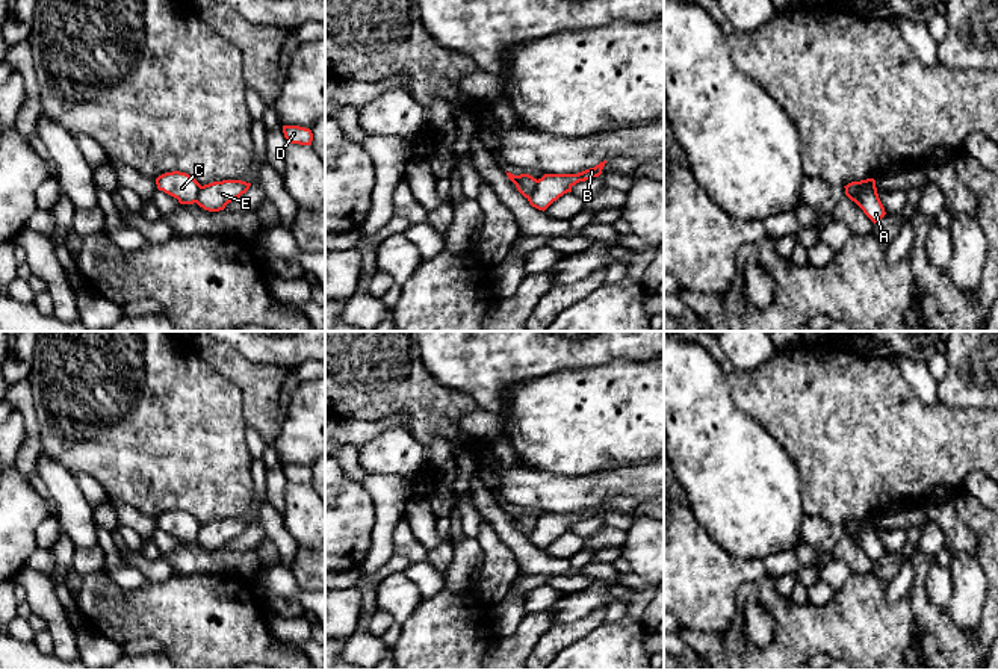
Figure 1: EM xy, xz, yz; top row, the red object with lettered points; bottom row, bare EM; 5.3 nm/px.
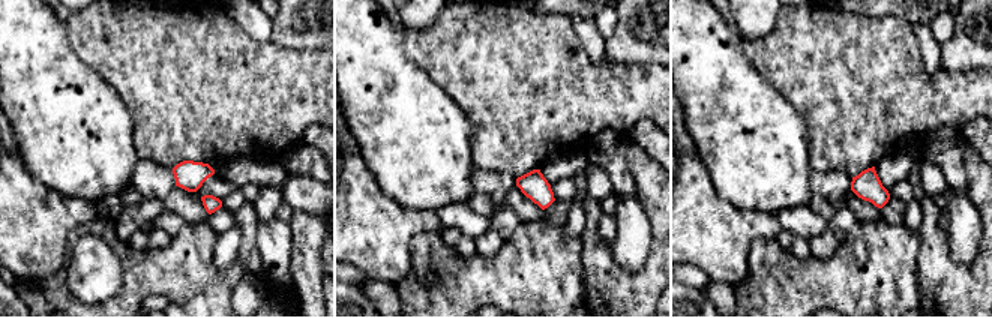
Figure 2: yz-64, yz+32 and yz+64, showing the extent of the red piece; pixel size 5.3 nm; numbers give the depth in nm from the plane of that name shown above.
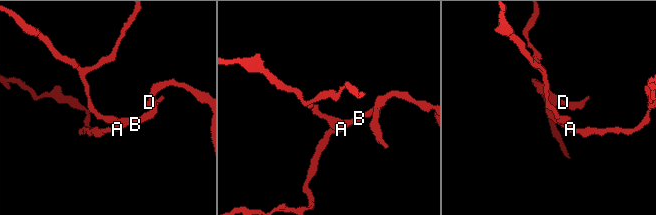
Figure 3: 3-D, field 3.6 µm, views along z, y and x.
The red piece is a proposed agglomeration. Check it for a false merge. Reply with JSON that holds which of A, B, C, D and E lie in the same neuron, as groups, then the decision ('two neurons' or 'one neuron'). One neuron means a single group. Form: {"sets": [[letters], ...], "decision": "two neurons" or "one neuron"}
{"sets": [["A", "B", "D", "E"], ["C"]], "decision": "two neurons"}

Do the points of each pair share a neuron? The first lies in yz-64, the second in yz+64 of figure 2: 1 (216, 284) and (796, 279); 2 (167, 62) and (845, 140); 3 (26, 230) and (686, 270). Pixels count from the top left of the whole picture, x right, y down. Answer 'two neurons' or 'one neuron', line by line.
1: one neuron
2: one neuron
3: two neurons

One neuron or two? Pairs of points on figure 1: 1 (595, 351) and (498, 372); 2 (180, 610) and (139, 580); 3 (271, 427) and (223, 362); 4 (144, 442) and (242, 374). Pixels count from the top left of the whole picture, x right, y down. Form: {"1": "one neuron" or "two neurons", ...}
{"1": "one neuron", "2": "two neurons", "3": "one neuron", "4": "two neurons"}

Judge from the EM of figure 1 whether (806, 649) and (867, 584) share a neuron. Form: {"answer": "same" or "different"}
{"answer": "same"}

